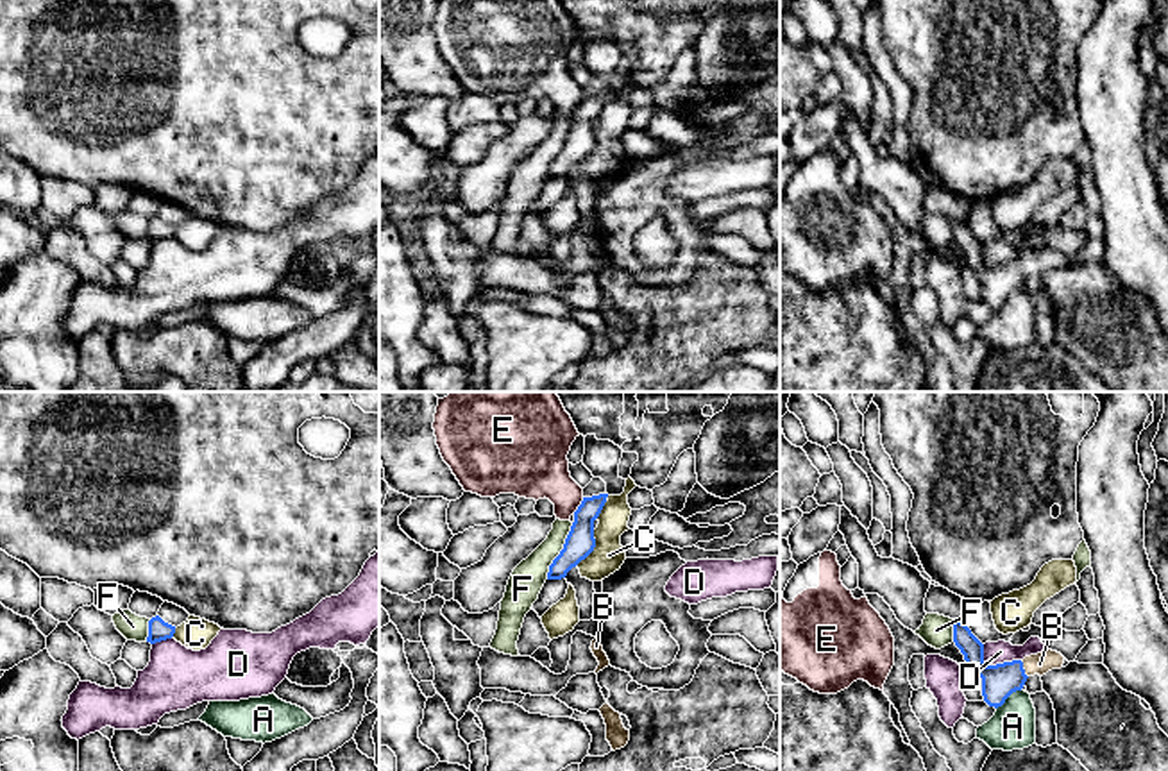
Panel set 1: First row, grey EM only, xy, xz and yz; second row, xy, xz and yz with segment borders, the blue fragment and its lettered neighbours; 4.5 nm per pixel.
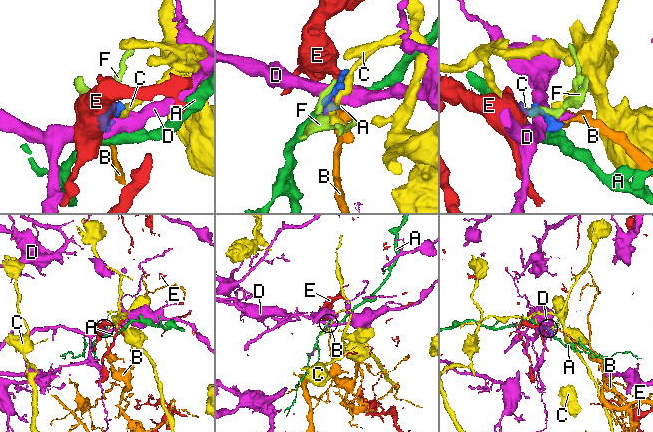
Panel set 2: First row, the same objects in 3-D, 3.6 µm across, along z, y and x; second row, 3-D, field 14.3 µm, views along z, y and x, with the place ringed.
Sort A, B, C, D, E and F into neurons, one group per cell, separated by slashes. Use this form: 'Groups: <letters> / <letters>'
Groups: A / B / C / D / E F

